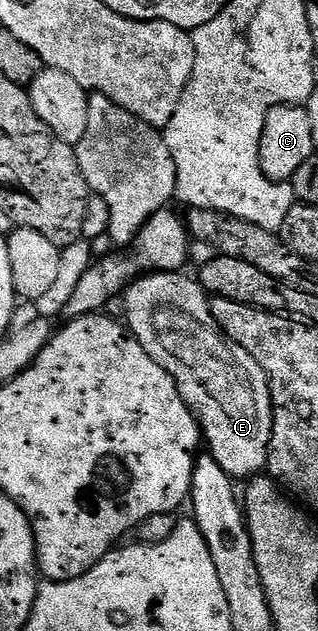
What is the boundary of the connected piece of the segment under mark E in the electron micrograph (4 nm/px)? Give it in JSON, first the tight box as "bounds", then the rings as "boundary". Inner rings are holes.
{"bounds":[122,271,272,481],"boundary":[[[157,271],[131,280],[122,296],[127,330],[140,342],[142,349],[150,353],[153,361],[170,373],[184,404],[199,423],[203,442],[214,461],[233,480],[248,481],[253,476],[259,476],[267,468],[272,440],[272,388],[262,365],[258,365],[258,361],[242,349],[242,345],[228,338],[216,324],[204,288],[195,278],[187,279],[184,273]]]}

